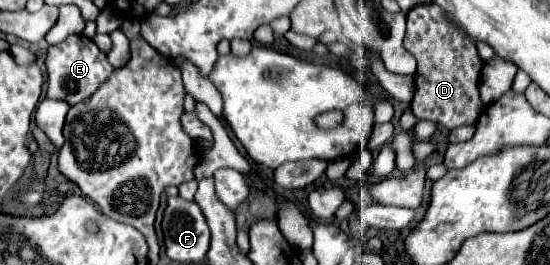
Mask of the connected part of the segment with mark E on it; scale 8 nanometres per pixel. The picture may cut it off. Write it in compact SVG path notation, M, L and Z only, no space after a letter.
M83 34L69 36L61 44L49 48L49 54L47 54L47 74L49 74L47 96L63 98L69 104L83 102L101 88L103 80L107 80L111 76L111 72L113 72L113 66L109 64L107 54L103 54L91 38L87 38Z

